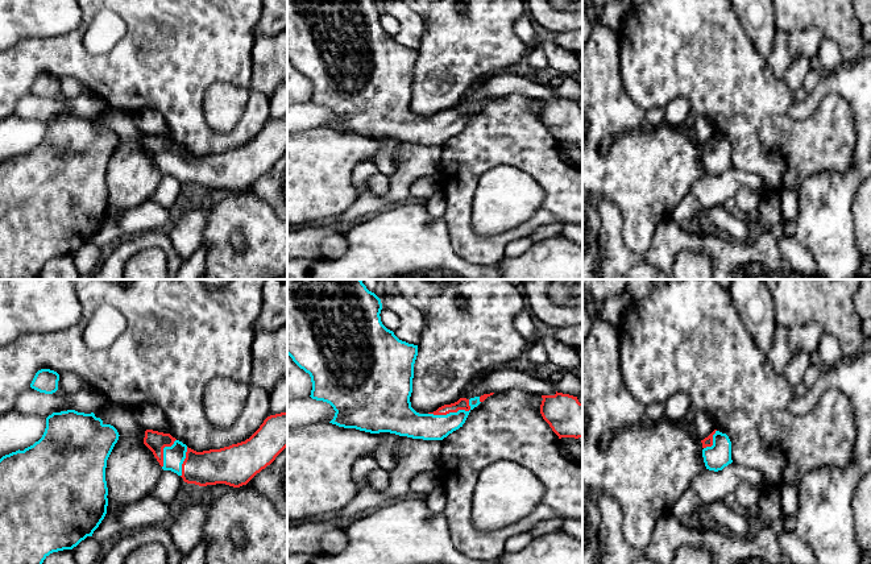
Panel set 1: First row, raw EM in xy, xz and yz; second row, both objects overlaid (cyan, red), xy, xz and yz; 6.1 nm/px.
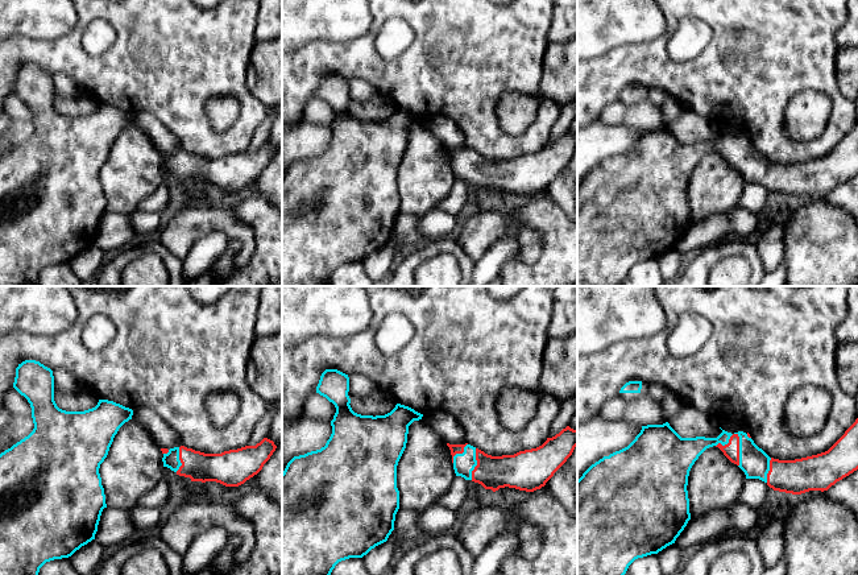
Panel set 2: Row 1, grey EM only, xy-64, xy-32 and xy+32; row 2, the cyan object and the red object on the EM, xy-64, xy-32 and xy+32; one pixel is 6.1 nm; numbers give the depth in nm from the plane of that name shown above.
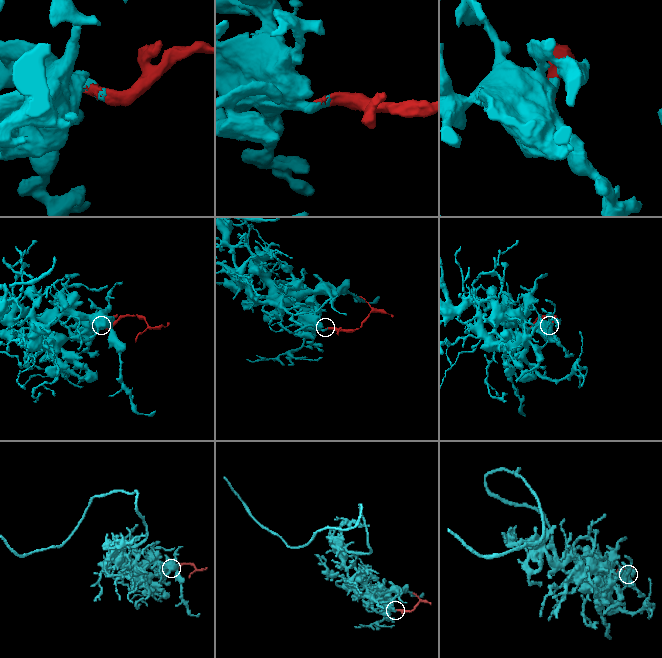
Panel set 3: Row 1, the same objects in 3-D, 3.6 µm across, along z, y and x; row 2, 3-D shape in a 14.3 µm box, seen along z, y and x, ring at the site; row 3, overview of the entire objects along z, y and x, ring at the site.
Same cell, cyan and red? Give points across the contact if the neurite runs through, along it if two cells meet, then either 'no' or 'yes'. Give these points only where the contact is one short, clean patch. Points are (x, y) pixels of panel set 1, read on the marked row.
yes

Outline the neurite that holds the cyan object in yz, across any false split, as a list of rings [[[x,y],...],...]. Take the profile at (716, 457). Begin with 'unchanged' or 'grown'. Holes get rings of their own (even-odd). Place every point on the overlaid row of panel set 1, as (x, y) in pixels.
grown | [[[714,430],[701,443],[706,469],[718,472],[733,463],[731,441],[726,434]]]

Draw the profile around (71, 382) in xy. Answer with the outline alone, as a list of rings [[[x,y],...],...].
[[[62,372],[59,374],[61,387],[66,394],[72,394],[79,391],[86,386],[86,381],[76,373]]]

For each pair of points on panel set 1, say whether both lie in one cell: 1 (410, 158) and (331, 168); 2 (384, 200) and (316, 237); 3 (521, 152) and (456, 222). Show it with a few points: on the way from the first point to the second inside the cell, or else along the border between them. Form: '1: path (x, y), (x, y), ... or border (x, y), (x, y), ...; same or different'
1: path (399, 185), (382, 202), (355, 202), (347, 194); same
2: path (366, 203), (360, 204), (334, 228); same
3: path (496, 152), (490, 152), (461, 181), (459, 197); same

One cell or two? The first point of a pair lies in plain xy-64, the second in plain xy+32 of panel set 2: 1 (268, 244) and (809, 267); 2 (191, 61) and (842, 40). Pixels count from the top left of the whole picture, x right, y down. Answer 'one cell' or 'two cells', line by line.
1: one cell
2: two cells

